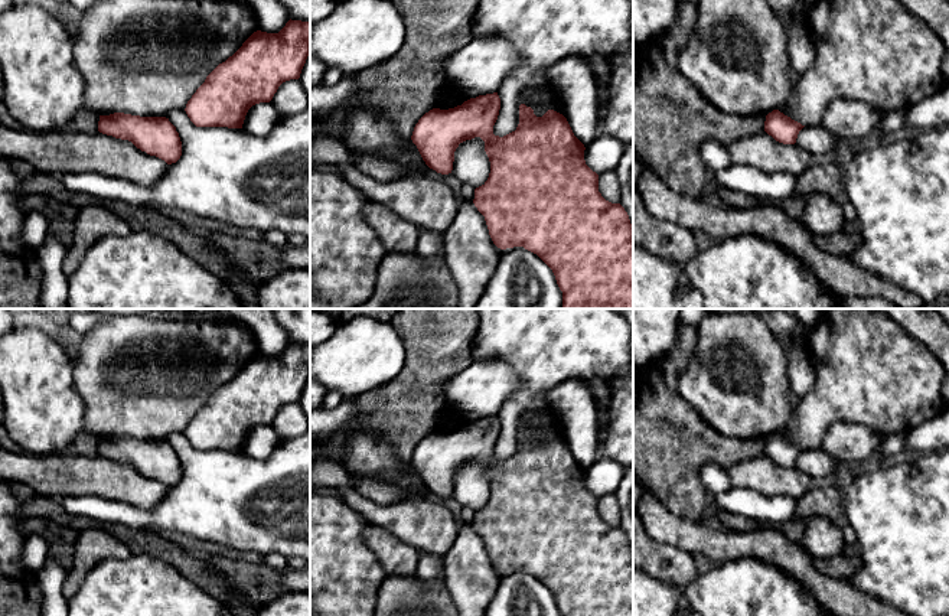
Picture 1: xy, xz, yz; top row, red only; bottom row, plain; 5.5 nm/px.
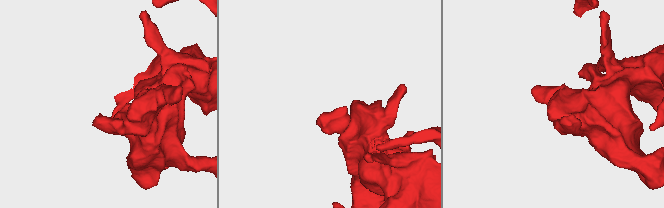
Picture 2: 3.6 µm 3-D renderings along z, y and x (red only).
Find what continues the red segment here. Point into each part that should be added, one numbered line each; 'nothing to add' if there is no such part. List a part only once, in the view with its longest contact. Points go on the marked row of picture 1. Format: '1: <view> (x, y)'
nothing to add

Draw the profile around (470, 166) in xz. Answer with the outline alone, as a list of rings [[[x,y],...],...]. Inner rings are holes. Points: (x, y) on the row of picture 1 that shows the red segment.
[[[480,137],[466,140],[454,151],[451,173],[473,189],[485,185],[490,173],[490,162]]]

